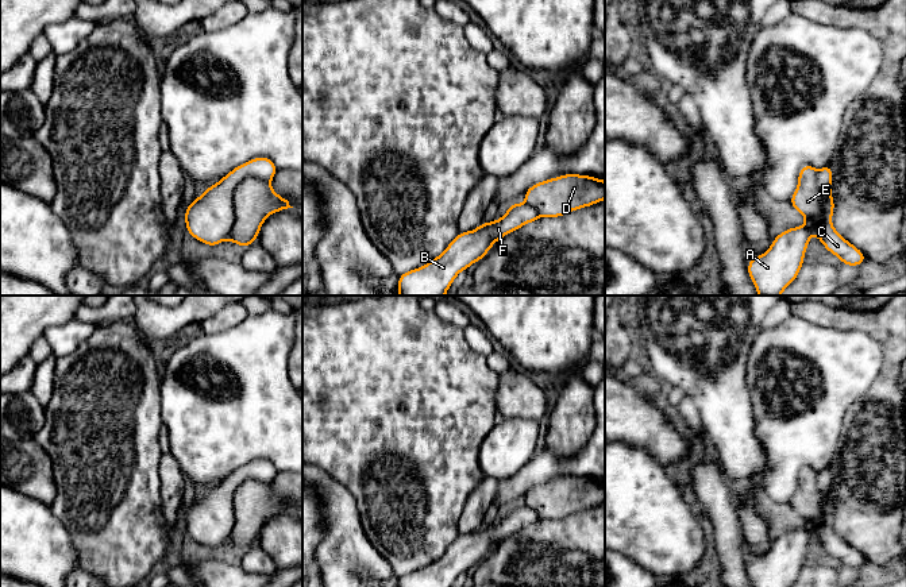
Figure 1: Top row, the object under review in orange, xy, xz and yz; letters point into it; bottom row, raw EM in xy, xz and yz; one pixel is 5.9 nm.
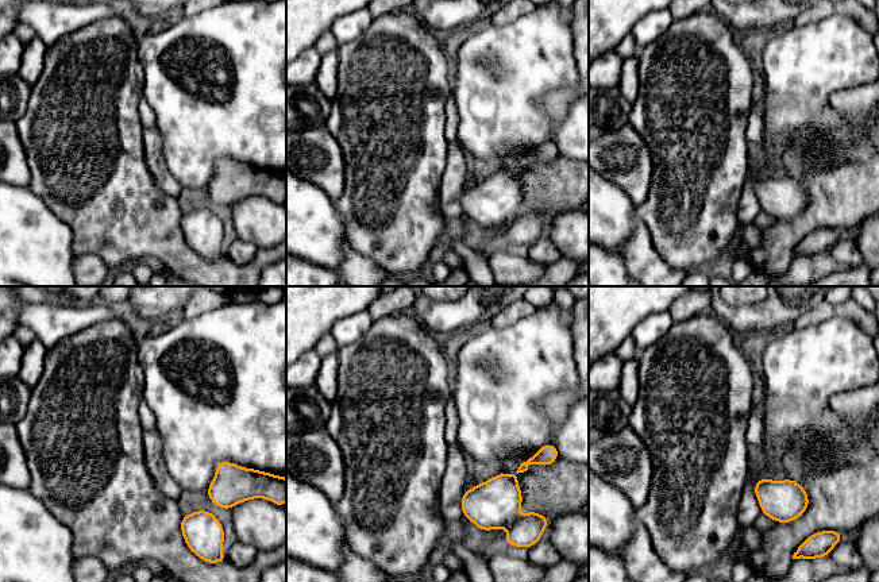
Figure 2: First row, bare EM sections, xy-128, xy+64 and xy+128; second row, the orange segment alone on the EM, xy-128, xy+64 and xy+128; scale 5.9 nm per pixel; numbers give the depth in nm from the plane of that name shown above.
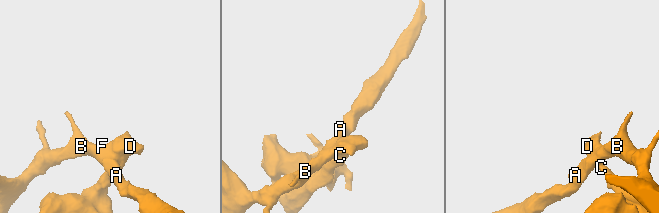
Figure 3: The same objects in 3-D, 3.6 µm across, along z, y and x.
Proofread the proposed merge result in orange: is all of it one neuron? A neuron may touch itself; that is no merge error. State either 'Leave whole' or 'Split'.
Split

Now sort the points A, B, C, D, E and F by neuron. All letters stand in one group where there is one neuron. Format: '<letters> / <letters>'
A B F / C D E

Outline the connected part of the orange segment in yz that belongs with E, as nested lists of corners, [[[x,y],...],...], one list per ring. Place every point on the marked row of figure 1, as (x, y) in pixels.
[[[805,165],[799,170],[798,186],[790,202],[806,219],[813,220],[821,213],[824,192],[818,185],[817,170],[813,166]]]

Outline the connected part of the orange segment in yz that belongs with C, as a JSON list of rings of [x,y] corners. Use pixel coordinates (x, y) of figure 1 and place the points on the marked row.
[[[829,220],[817,227],[817,236],[830,254],[841,259],[843,264],[860,266],[867,259],[859,248],[834,229]]]

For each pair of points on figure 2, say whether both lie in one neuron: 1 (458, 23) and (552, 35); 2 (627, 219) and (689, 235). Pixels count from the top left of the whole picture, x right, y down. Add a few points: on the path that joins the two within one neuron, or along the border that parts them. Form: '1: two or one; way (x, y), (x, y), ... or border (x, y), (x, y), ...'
1: two; border (488, 20), (469, 27), (461, 34)
2: two; border (633, 207), (633, 214), (637, 218)

